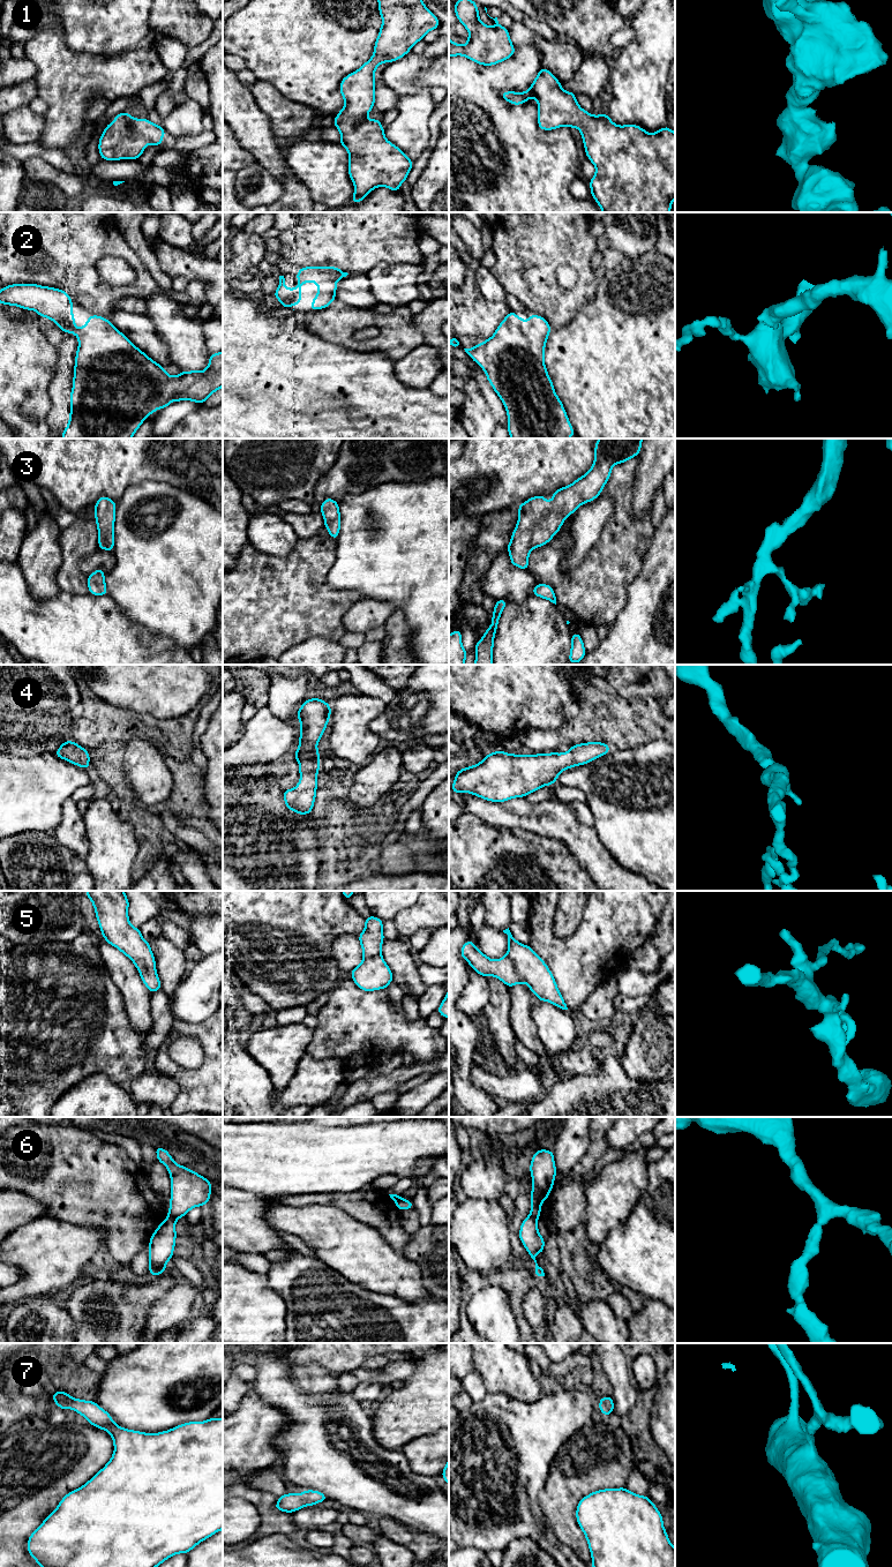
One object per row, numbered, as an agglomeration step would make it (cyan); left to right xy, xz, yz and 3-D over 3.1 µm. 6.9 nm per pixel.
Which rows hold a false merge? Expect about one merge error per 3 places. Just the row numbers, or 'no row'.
6

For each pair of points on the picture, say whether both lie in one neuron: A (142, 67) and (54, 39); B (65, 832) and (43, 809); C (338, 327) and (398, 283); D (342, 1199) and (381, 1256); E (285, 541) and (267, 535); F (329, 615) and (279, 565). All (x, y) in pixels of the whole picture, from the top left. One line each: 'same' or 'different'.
A: same
B: different
C: different
D: different
E: same
F: same

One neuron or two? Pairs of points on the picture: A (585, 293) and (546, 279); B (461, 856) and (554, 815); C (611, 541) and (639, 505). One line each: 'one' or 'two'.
A: one
B: two
C: two

